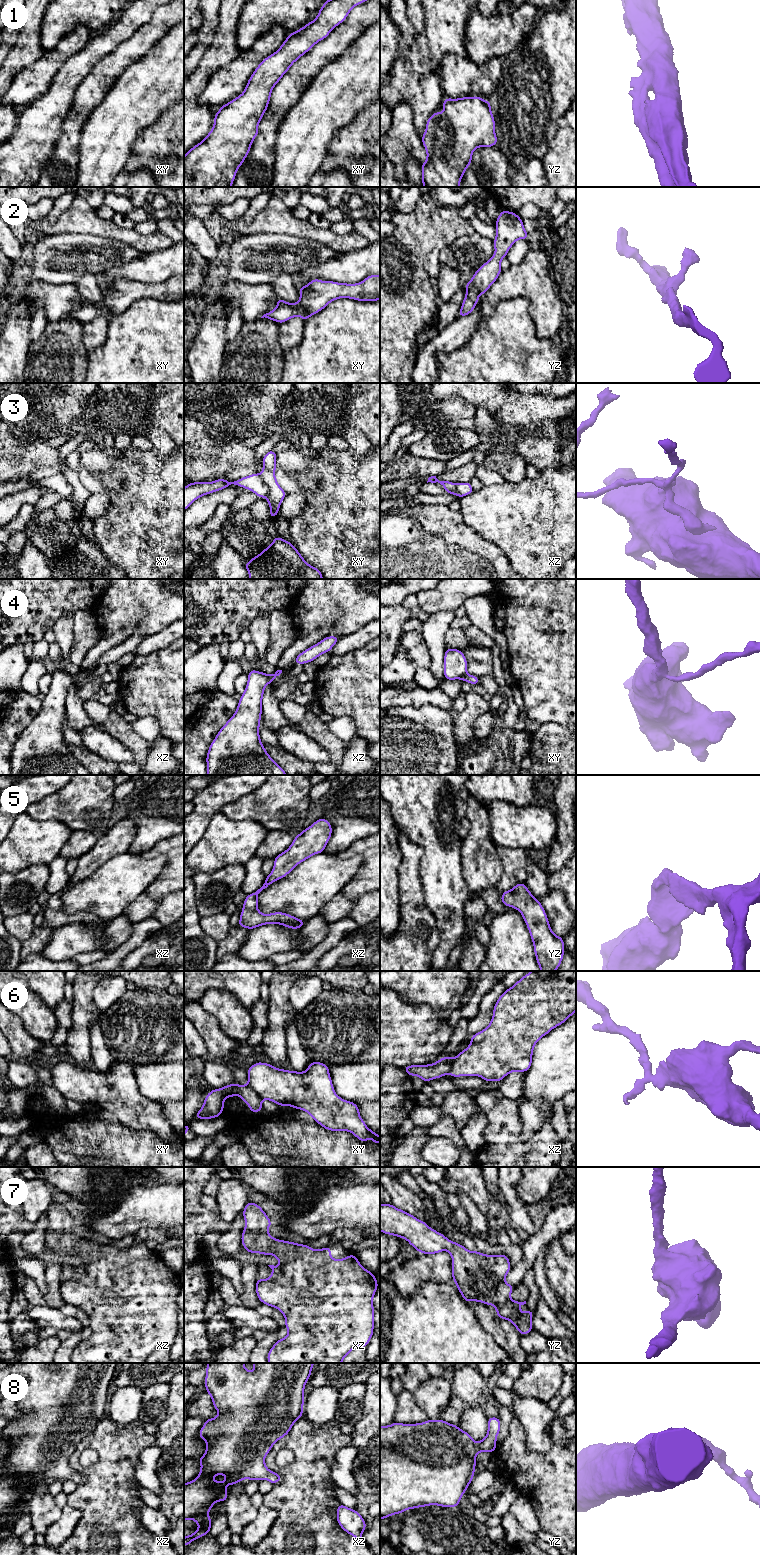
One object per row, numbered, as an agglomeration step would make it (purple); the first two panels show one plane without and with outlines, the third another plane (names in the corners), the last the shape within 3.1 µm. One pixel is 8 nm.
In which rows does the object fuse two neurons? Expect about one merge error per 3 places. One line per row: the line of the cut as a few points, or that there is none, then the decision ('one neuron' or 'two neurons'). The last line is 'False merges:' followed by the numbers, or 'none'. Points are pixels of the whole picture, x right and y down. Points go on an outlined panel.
1: no cut | one neuron
2: no cut | one neuron
3: xy (259, 474), (268, 487), (267, 495) | two neurons
4: xz (268, 675), (270, 682) | two neurons
5: no cut | one neuron
6: xy (248, 1084), (262, 1099) | two neurons
7: no cut | one neuron
8: no cut | one neuron
False merges: 3, 4, 6

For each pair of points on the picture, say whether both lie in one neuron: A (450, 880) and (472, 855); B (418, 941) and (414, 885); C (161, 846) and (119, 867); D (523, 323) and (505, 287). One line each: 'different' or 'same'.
A: different
B: same
C: different
D: different

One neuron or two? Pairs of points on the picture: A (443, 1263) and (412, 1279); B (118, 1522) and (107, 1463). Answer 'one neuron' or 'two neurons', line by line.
A: one neuron
B: one neuron

